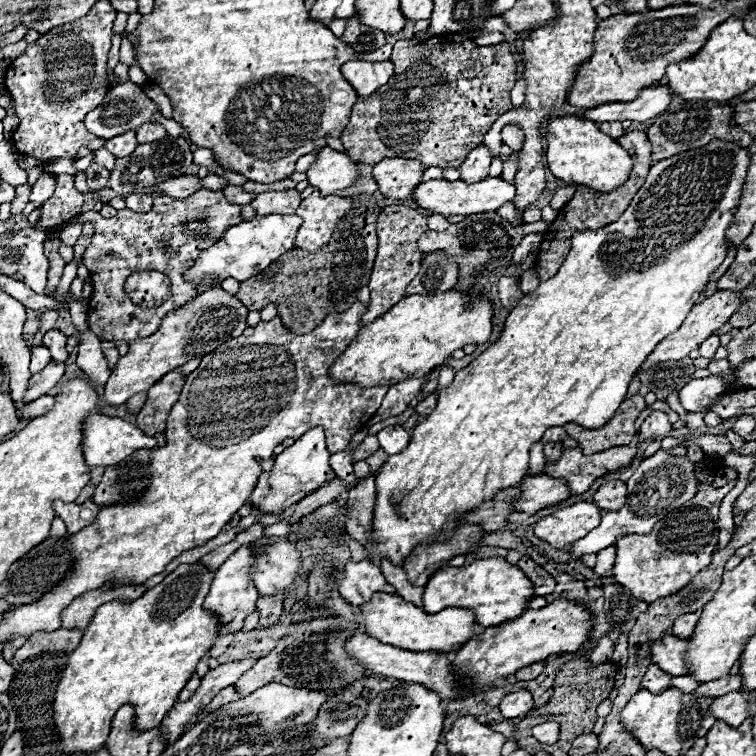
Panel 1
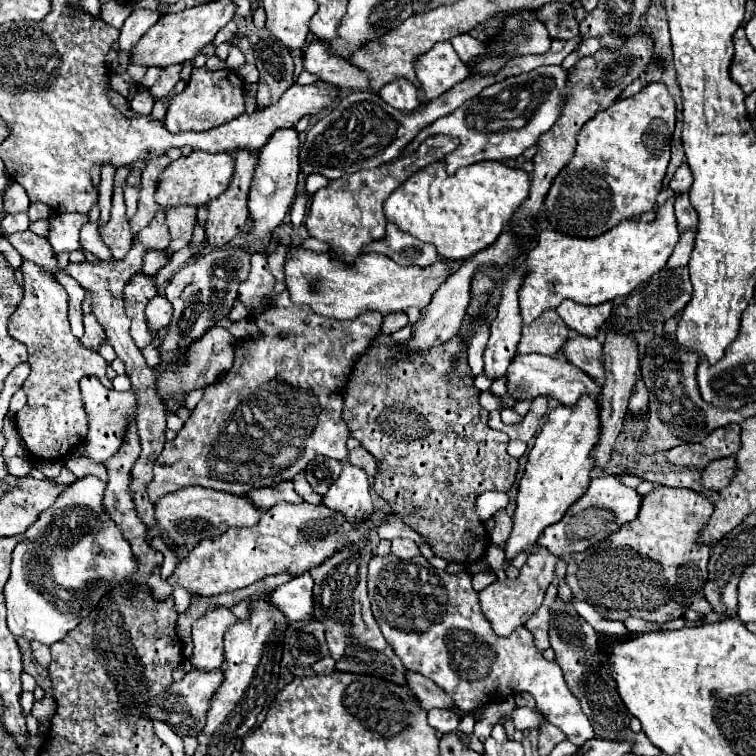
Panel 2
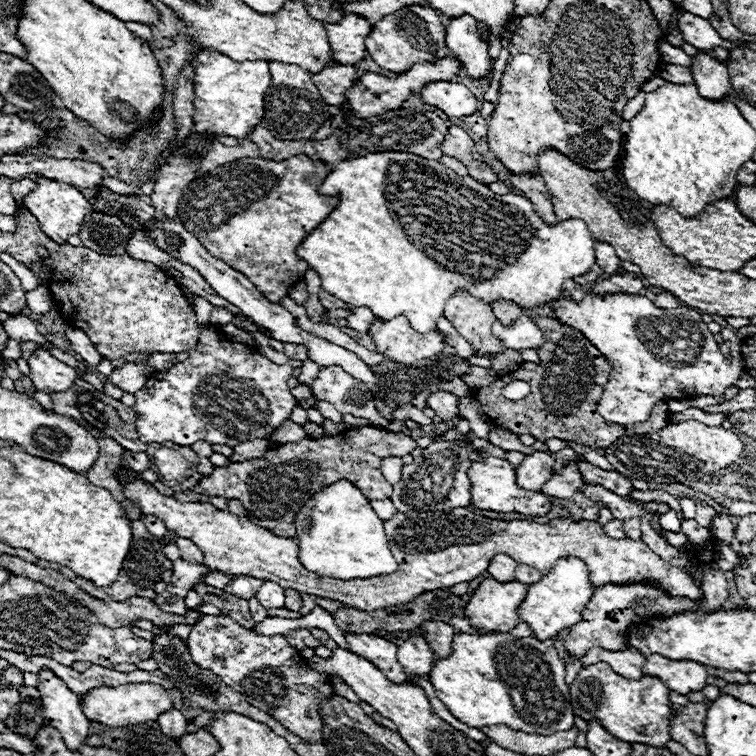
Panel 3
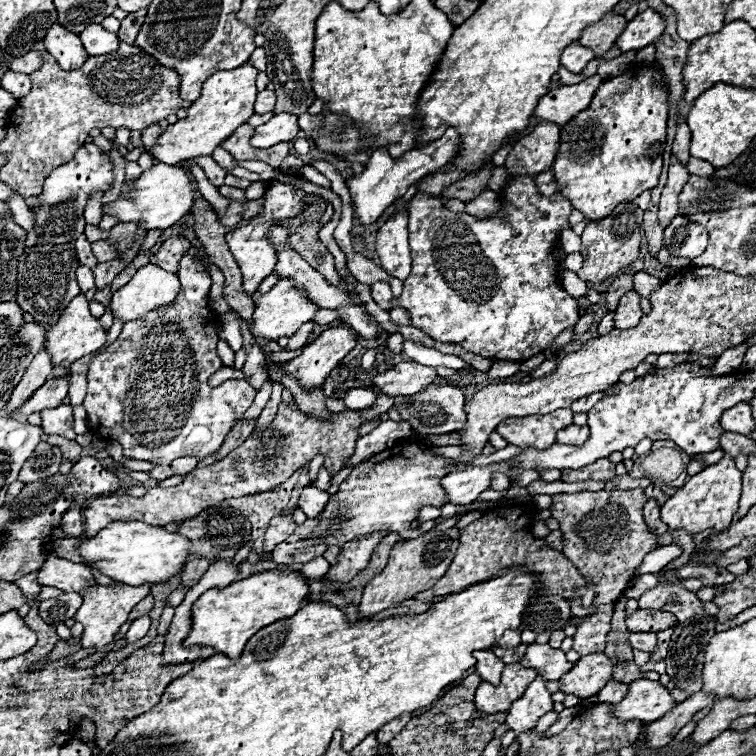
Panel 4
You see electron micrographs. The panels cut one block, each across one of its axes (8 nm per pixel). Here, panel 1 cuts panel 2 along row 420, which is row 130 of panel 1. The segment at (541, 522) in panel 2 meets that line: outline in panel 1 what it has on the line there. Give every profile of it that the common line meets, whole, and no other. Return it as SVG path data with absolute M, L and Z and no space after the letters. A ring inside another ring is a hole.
M578 116L550 118L546 126L546 142L548 142L548 150L546 150L548 168L560 180L584 184L598 192L604 190L610 192L630 176L632 158L628 156L628 152L624 152L614 138L600 134L596 122L592 120L584 120Z

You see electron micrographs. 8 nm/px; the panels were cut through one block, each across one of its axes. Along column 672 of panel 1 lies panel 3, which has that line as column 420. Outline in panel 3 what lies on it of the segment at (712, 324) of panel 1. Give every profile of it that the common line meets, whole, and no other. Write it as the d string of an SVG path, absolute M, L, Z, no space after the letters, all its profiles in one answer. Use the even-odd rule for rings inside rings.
M396 316L392 320L376 320L370 326L370 336L376 342L376 350L390 360L414 364L424 358L432 358L442 352L444 338L440 330L430 330L426 334L416 332L406 316Z

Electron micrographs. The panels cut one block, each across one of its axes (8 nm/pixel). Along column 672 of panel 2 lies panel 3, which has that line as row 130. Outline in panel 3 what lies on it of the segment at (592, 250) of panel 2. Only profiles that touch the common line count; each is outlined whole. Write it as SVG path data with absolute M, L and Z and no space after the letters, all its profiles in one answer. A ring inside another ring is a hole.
M202 50L192 60L194 66L194 128L196 132L224 134L244 140L246 134L264 116L264 92L268 90L272 78L266 60L246 60L234 62L232 58L216 52Z

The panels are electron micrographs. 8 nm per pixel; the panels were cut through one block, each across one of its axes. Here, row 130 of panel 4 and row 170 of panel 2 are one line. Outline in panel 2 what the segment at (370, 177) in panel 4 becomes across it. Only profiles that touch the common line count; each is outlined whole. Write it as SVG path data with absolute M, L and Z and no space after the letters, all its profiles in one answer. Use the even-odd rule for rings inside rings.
M540 66L528 74L518 74L506 78L504 82L496 82L484 88L476 98L464 102L464 106L460 106L456 112L426 126L414 138L414 142L402 150L400 156L412 154L428 136L446 134L460 140L458 148L446 154L442 160L448 174L454 174L458 168L482 160L516 158L526 148L534 146L538 136L548 132L560 116L560 102L564 102L564 98L560 98L558 92L564 88L564 82L568 82L568 70L562 70L562 66Z

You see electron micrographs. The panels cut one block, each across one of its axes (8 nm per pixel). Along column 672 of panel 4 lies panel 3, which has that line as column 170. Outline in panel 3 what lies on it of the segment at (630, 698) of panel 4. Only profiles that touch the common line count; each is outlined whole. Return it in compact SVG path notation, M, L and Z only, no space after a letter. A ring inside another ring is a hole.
M124 684L124 686L98 686L84 694L80 706L86 718L102 722L106 726L130 726L134 722L156 720L162 710L170 710L172 700L166 696L166 690L158 684Z

